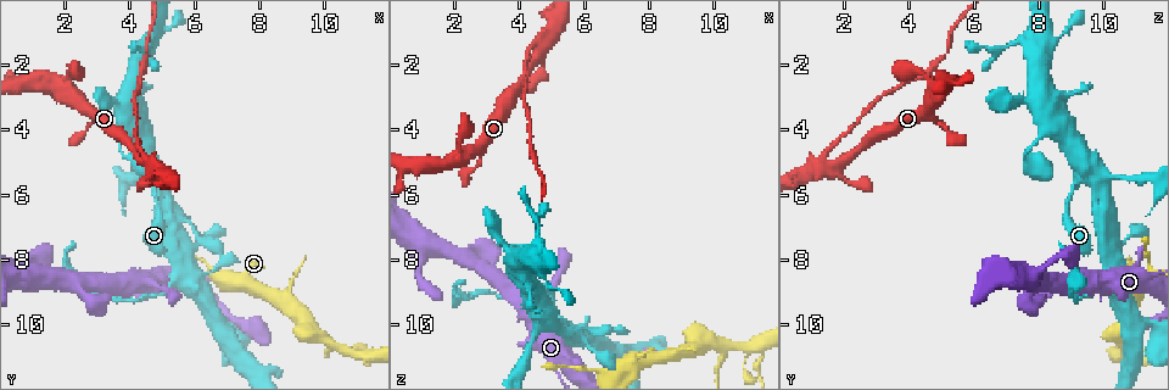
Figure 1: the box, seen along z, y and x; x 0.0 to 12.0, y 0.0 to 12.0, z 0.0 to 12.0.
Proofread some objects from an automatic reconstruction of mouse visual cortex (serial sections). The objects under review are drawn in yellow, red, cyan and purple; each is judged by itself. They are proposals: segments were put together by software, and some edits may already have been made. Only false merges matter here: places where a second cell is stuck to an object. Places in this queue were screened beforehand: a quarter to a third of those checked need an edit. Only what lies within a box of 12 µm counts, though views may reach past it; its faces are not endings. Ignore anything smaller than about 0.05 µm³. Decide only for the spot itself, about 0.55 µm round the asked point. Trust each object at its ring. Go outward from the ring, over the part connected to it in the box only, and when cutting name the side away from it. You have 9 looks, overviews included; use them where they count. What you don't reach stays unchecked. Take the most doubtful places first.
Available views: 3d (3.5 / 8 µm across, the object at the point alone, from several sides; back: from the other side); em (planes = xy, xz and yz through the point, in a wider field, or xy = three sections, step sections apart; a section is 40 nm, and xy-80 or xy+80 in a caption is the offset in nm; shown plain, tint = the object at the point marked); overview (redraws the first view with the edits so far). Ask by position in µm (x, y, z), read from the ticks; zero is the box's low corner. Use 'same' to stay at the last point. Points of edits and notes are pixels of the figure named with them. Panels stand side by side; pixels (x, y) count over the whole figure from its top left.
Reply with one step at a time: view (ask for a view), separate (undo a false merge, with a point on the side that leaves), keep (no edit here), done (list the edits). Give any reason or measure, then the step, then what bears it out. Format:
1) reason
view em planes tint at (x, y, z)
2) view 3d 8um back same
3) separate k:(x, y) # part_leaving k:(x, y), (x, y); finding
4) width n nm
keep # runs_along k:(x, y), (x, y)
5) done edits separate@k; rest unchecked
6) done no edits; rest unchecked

view 3d 8um at (5.2, 6.8, 10.0)

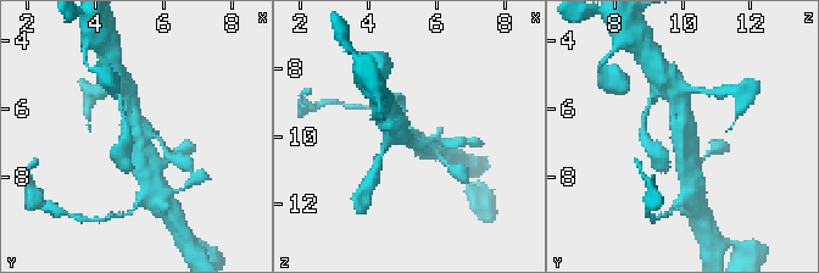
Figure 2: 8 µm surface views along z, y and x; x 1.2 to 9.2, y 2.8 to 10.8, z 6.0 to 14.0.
closer look
view 3d 3.5um at (5.2, 6.8, 10.1)

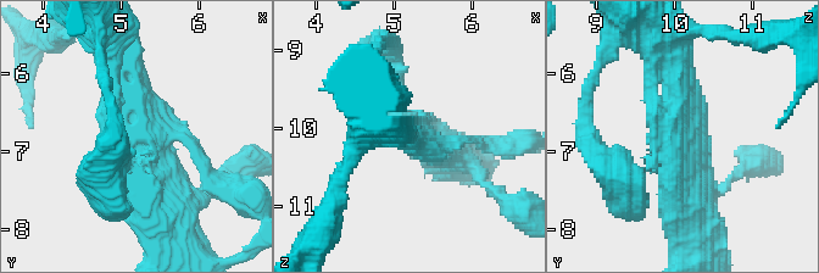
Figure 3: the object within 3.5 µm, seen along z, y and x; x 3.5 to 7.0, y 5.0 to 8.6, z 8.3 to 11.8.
keep # runs_along 3:(617, 173), (667, 154), (701, 94); continuous, no second cell

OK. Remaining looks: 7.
sudden change in width
view em xy step 1 tint at (5.3, 8.8, 9.8)

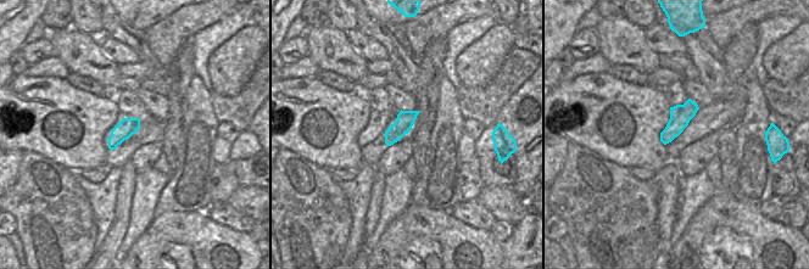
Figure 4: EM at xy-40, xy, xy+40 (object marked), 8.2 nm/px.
wider look
view 3d 3.5um same

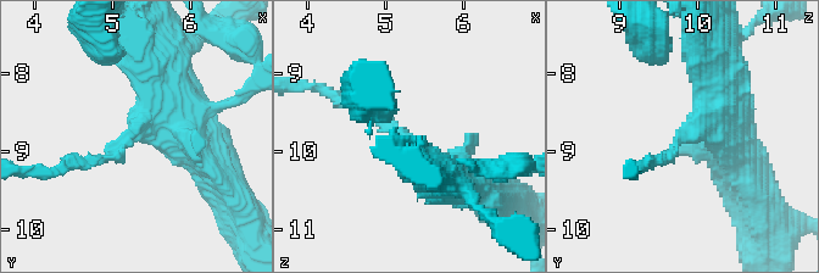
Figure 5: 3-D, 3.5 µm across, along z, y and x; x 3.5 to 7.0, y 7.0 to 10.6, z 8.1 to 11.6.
keep # runs_along 5:(712, 66), (712, 111), (646, 163); one cell here

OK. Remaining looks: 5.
two arms in line, one across
view 3d 3.5um at (4.7, 5.1, 1.4)

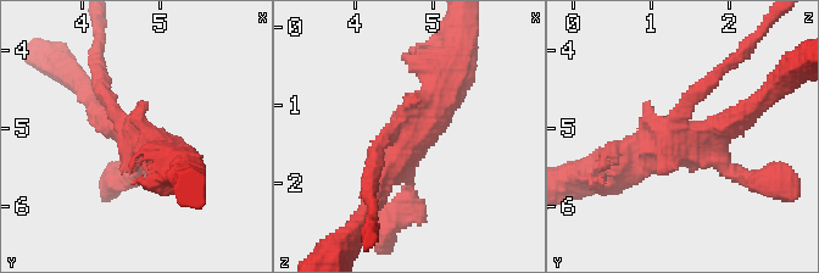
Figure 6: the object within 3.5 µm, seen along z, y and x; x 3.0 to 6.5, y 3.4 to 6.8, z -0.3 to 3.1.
now the EM
view em xy step 1 tint at (4.65, 5.05, 1.40)

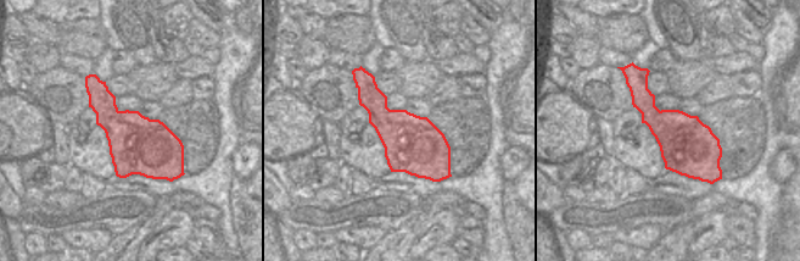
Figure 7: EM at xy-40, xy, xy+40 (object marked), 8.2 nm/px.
separate 6:(718, 76) # part_leaving 6:(686, 104), (762, 32); two cells meet here

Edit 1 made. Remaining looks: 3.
done edits separate@6; rest unchecked

